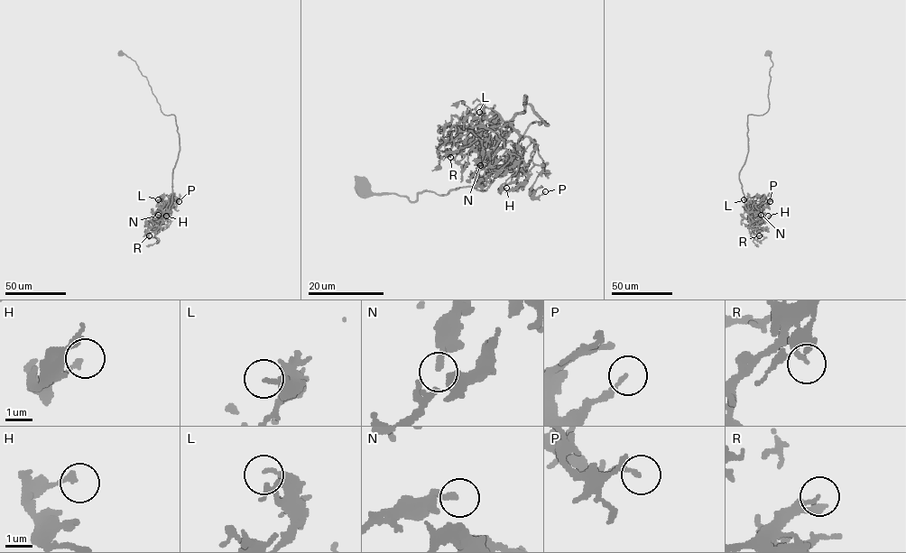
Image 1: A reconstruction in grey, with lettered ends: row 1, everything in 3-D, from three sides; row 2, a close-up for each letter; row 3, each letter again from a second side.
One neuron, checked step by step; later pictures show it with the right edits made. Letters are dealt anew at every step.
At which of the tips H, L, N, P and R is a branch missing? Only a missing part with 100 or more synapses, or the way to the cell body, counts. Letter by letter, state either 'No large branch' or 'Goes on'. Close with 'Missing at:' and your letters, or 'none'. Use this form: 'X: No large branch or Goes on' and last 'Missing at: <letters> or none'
H: No large branch
L: No large branch
N: No large branch
P: No large branch
R: No large branch
Missing at: none

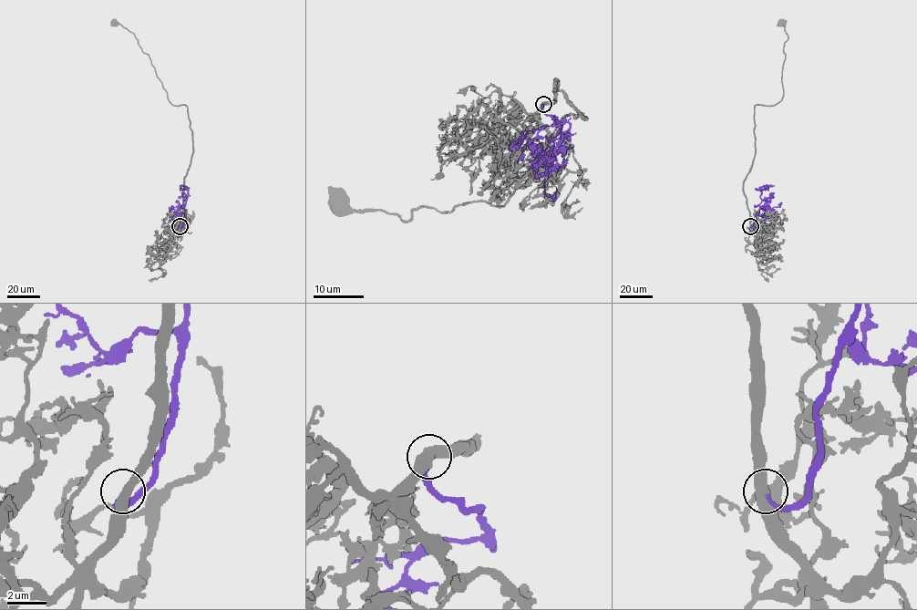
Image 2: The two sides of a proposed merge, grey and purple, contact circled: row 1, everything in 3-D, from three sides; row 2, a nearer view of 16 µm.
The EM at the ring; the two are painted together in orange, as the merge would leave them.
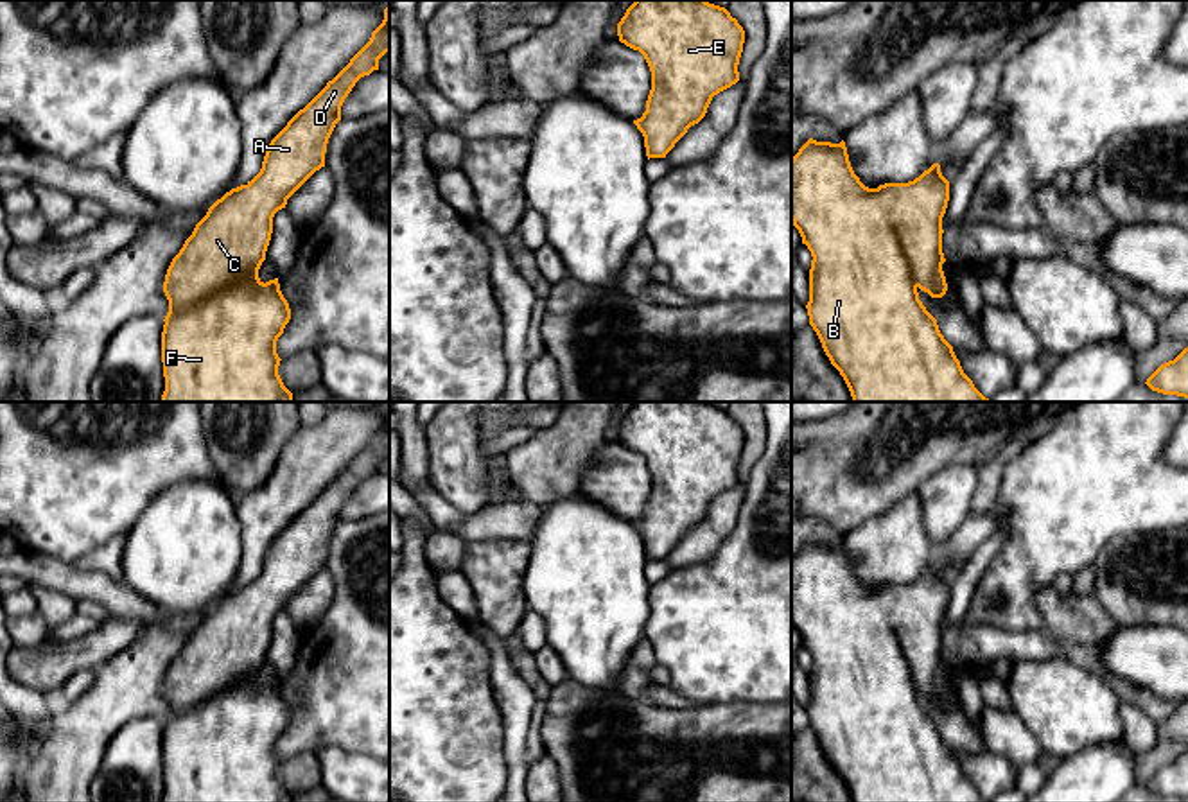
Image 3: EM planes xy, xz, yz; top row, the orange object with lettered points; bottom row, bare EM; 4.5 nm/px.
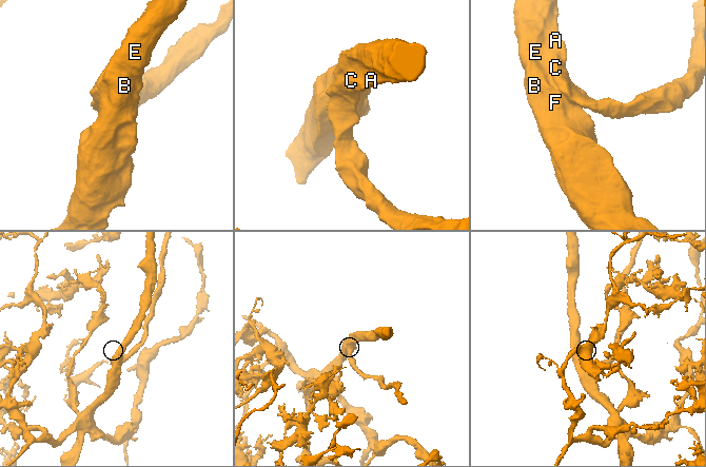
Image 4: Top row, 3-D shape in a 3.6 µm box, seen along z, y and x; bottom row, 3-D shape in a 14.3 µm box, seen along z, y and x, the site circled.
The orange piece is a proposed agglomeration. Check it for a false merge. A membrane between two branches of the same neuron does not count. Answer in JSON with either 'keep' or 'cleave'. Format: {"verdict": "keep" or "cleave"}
{"verdict": "keep"}

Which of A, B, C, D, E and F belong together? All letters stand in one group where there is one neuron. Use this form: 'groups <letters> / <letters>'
groups A B C D E F

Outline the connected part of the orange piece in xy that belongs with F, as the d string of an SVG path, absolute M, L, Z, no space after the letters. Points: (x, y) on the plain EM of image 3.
M389 409L384 411L382 425L371 434L370 443L350 461L350 465L327 488L300 511L287 527L271 542L260 574L237 590L226 594L196 626L179 655L172 660L163 694L169 714L162 734L162 764L165 793L162 802L293 802L284 788L278 768L276 743L291 721L291 710L280 693L278 680L262 684L258 671L273 635L273 619L285 610L287 601L321 569L328 540L341 522L341 508L355 484L379 472L379 461L389 454Z

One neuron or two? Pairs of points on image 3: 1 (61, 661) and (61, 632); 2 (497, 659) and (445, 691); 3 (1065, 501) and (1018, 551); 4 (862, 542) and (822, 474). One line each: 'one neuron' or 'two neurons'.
1: two neurons
2: two neurons
3: one neuron
4: two neurons

